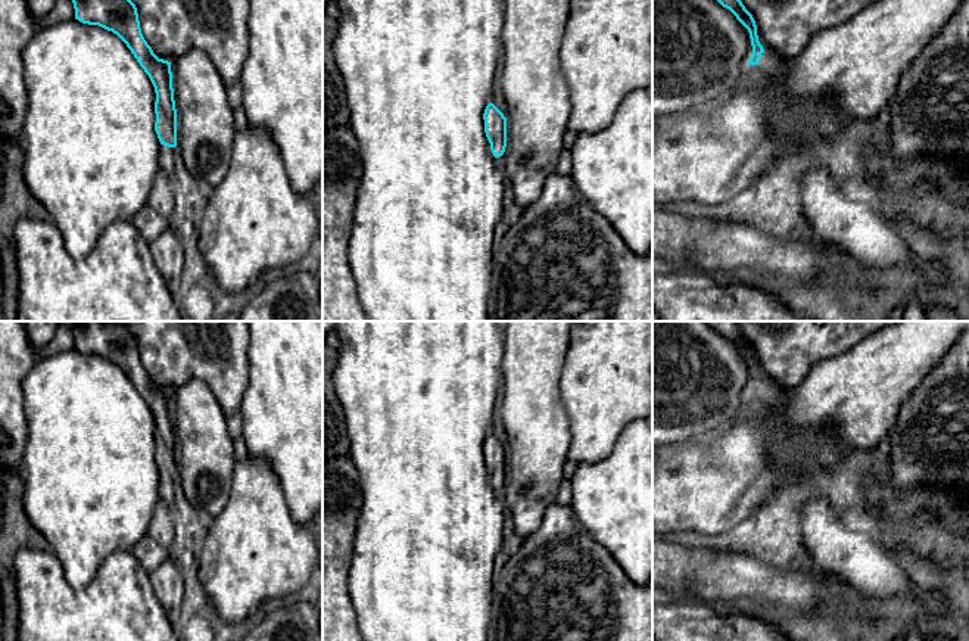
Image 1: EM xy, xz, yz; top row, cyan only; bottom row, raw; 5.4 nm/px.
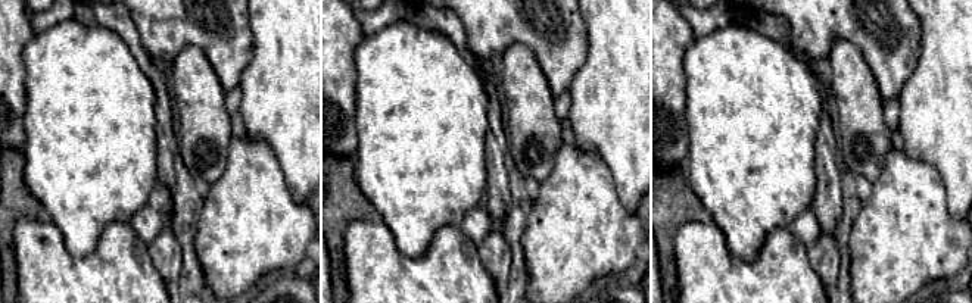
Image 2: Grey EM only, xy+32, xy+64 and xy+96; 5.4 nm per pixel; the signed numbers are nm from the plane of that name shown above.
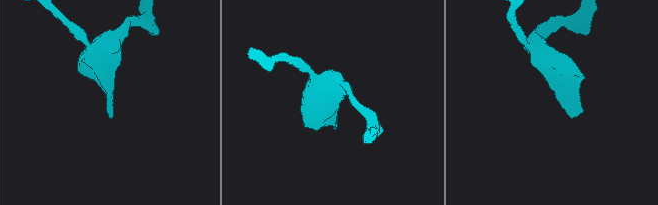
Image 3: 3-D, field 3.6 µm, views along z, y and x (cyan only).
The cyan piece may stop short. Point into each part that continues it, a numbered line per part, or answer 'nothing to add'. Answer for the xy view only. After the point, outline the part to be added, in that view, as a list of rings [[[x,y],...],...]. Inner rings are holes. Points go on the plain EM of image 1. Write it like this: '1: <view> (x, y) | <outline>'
1: xy (167, 494) | [[[161,476],[159,497],[168,507],[174,507],[175,492],[174,492],[175,477]]]

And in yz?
nothing to add

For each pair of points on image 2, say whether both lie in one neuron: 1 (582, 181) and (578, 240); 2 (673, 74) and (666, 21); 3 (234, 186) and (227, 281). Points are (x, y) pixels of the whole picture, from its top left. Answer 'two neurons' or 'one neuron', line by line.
1: one neuron
2: one neuron
3: one neuron

